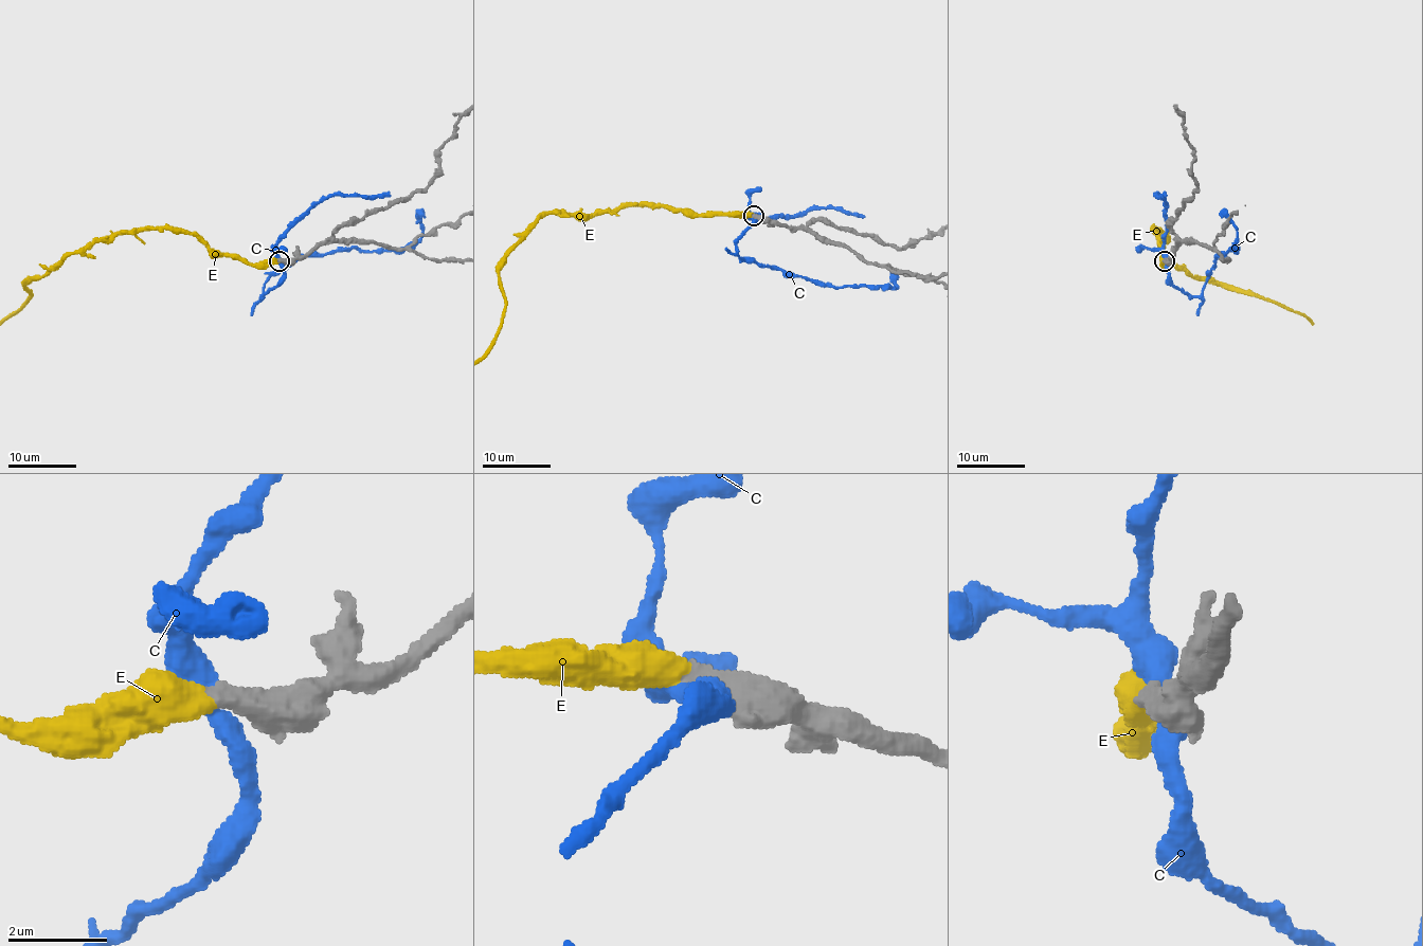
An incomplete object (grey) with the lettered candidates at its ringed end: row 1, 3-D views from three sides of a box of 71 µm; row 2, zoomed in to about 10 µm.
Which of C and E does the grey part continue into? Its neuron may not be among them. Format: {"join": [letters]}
{"join": ["E"]}

